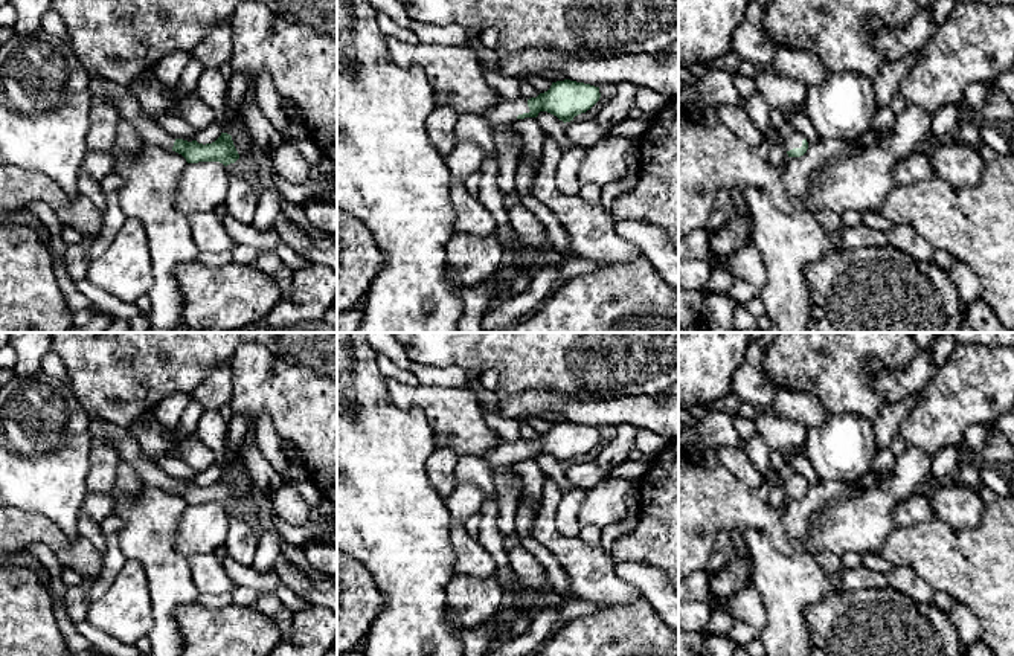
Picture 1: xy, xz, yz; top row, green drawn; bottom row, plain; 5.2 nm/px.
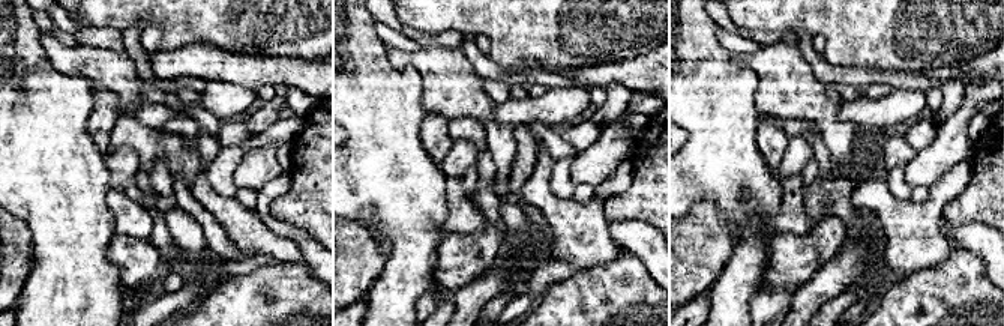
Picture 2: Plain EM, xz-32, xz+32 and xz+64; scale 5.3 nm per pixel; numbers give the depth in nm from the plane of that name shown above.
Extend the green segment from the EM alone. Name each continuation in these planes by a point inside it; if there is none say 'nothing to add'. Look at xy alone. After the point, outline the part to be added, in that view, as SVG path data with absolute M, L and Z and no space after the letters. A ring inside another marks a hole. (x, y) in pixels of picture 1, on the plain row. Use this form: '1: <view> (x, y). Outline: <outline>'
1: xy (151, 473). Outline: M88 413L88 421L90 433L95 441L114 441L119 456L134 467L146 485L157 485L172 493L175 479L166 474L159 464L149 461L142 453L139 444L130 436L127 427L98 418L93 413Z

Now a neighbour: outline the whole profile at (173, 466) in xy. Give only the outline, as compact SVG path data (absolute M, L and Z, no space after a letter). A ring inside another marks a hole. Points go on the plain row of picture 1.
M162 456L159 458L159 465L166 474L174 478L175 481L183 481L188 484L195 482L197 470L194 470L191 465L188 465L183 459L177 456Z

